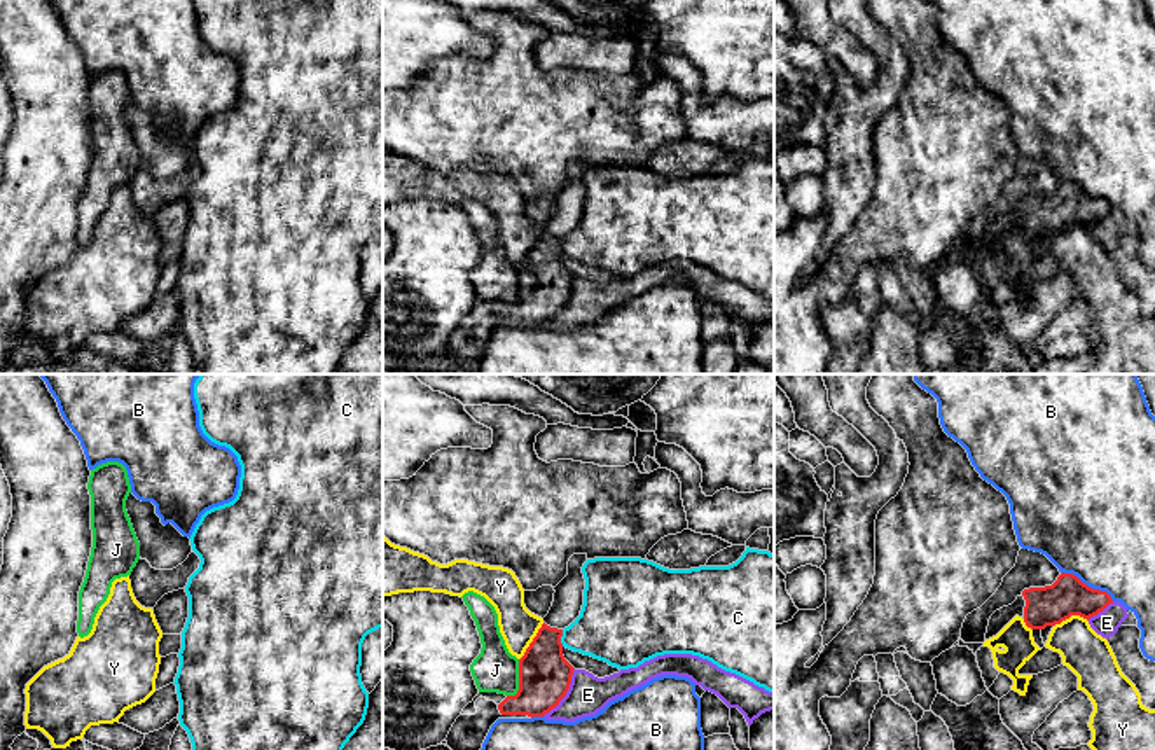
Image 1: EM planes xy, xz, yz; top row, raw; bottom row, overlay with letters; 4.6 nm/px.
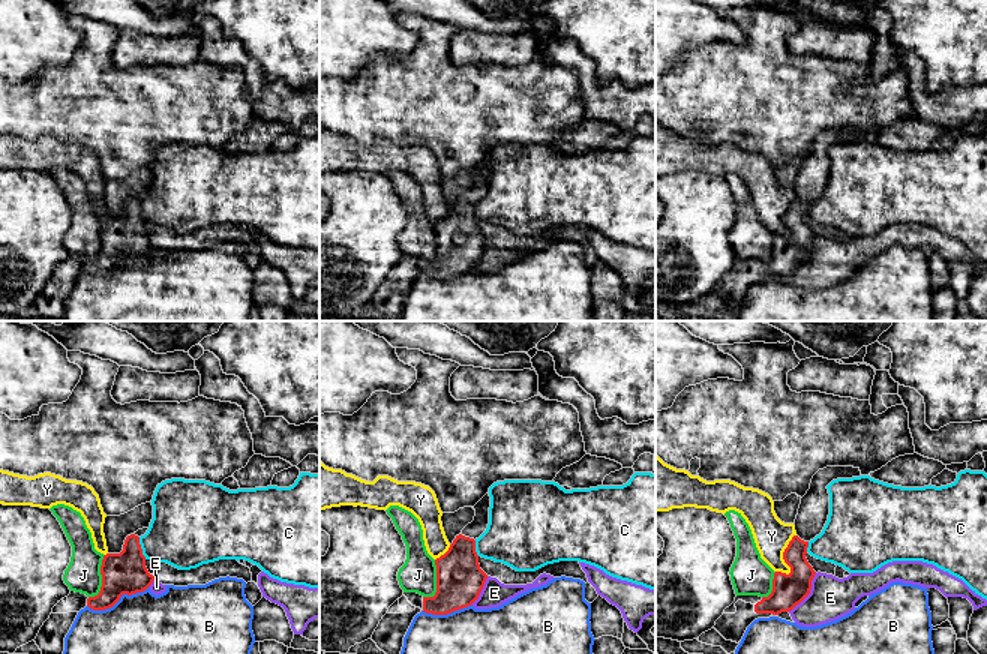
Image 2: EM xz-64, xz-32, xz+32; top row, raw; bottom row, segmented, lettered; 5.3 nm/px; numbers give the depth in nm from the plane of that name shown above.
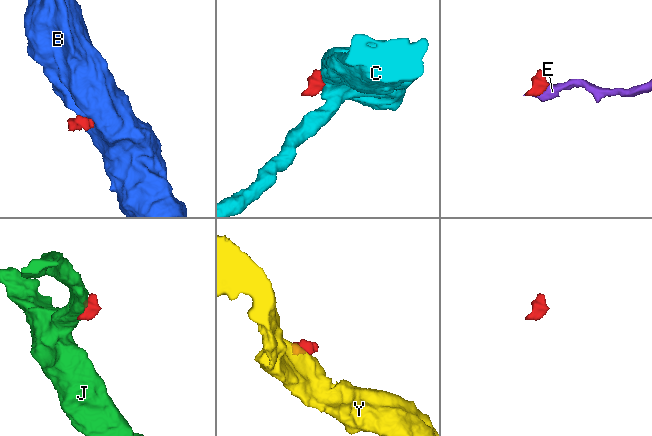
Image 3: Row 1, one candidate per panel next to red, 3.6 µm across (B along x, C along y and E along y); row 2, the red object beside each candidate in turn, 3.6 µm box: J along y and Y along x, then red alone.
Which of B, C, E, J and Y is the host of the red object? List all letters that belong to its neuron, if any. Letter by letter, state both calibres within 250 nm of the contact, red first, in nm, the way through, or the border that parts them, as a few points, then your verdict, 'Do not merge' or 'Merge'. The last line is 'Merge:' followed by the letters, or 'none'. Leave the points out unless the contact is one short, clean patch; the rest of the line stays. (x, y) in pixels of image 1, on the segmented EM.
B: Thickness 180 nm (red) against 460 nm. Boundary: yz (1061, 572), (1072, 572), (1085, 584), (1103, 590), (1113, 600). Do not merge
C: Thickness 240 nm (red) against 320 nm. Boundary: xz (563, 630), (561, 645). Do not merge
E: Thickness 240 nm (red) against 190 nm. Boundary: xz (574, 668), (568, 691), (542, 715). Do not merge
J: Thickness 240 nm (red) against 200 nm. Boundary: xz (519, 659), (519, 689), (507, 696). Do not merge
Y: Thickness 240 nm (red) against 170 nm. Boundary: xz (544, 623), (519, 659). Do not merge
Merge: none

